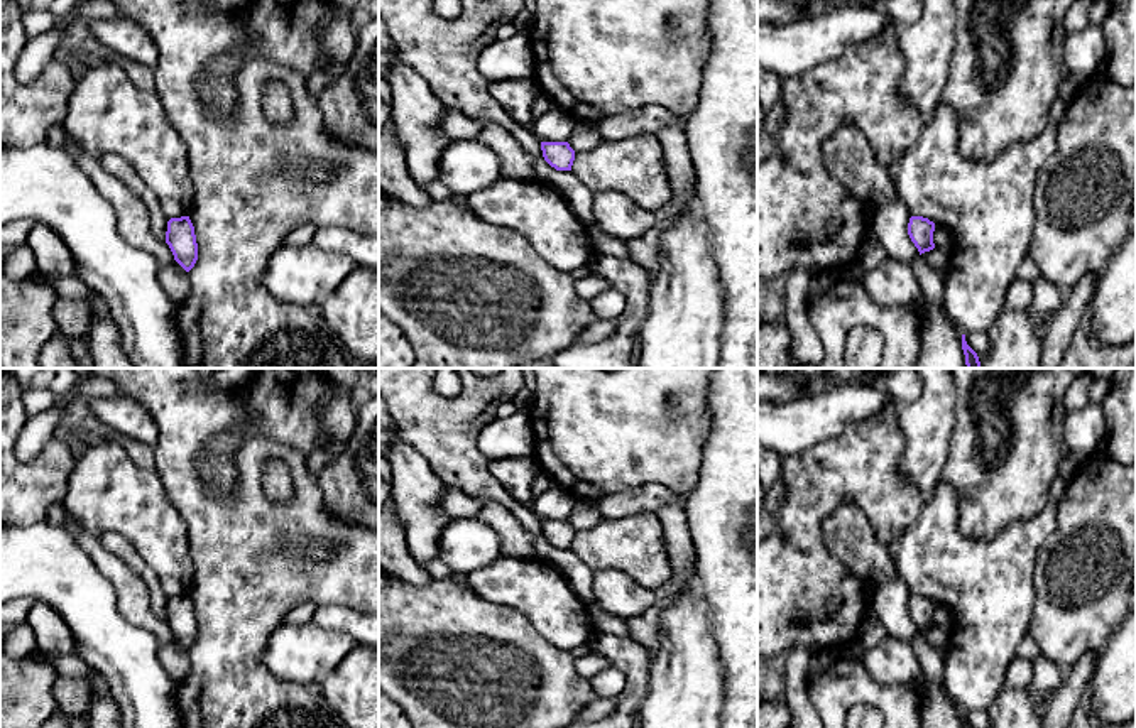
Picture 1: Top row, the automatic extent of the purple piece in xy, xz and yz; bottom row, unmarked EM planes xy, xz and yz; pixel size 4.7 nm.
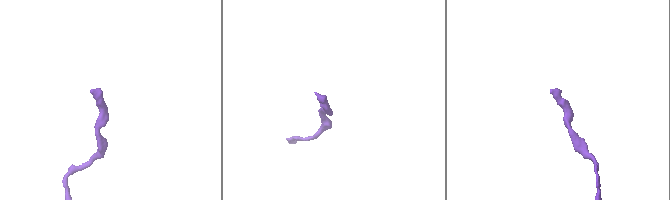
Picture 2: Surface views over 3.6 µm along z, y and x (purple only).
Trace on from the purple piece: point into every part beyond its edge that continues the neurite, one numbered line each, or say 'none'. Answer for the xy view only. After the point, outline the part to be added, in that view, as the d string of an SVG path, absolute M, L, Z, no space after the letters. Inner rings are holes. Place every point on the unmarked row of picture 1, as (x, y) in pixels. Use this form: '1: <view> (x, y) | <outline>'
none

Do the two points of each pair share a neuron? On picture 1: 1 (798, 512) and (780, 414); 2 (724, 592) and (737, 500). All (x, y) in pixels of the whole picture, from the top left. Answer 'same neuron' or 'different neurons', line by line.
1: different neurons
2: same neuron

